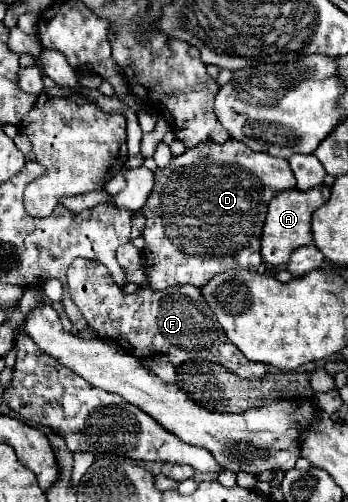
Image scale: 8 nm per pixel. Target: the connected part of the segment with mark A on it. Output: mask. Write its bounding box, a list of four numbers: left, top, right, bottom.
[262,186,330,266]

